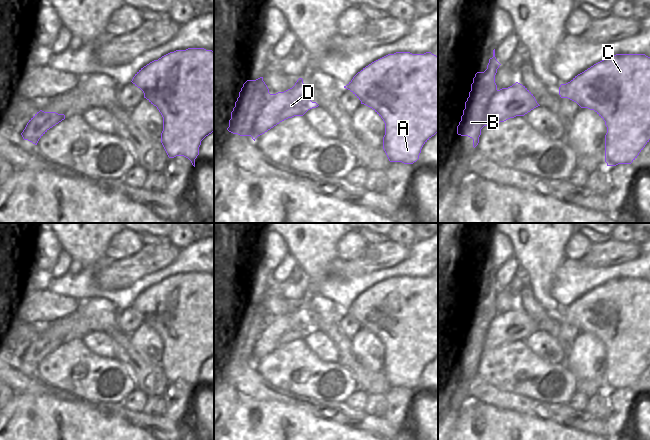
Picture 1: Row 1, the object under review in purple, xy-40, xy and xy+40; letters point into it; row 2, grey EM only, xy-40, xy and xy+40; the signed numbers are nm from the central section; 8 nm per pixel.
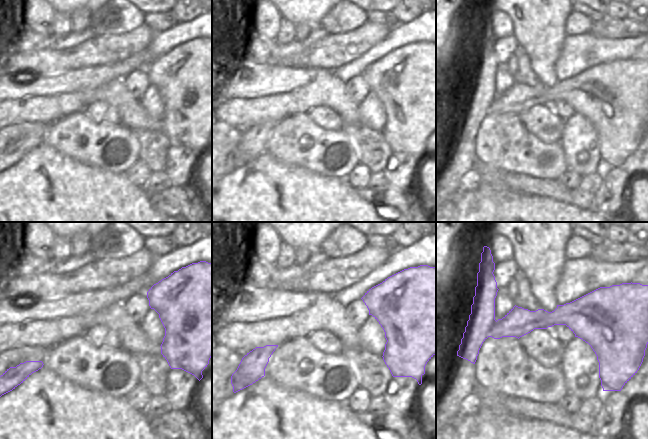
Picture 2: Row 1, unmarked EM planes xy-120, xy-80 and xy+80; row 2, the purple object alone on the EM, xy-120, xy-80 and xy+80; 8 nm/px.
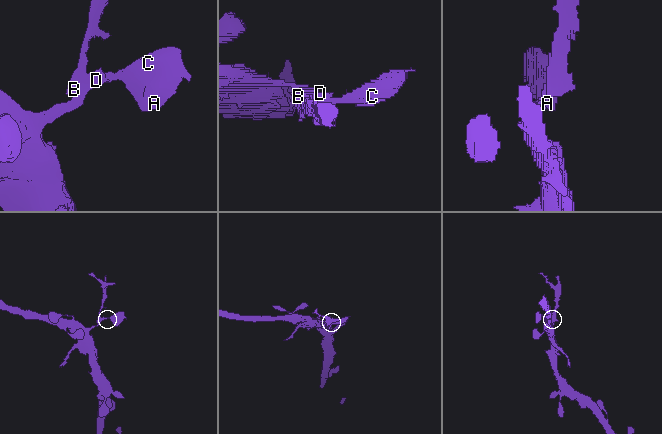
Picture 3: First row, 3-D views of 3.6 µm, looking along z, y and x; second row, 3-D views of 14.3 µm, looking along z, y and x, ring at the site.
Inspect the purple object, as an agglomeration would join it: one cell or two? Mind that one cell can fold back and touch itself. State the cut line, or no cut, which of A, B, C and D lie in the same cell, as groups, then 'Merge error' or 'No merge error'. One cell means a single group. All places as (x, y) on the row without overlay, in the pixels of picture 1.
Split along xy (271, 318), (253, 349), (253, 358), (251, 360). Groups: A C D / B. Merge error

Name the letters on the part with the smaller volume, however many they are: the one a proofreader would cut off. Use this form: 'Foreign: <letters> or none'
Foreign: B

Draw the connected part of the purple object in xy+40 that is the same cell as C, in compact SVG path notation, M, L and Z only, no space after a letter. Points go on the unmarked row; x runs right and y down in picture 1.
M645 278L610 280L570 306L559 311L561 322L576 326L581 332L594 334L607 351L605 386L607 390L631 388L650 364L650 281Z

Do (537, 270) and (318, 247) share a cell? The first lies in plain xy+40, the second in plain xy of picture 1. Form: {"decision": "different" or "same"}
{"decision": "same"}

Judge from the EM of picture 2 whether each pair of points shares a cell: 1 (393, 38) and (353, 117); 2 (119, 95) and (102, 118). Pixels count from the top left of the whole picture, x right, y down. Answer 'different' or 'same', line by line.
1: different
2: different

